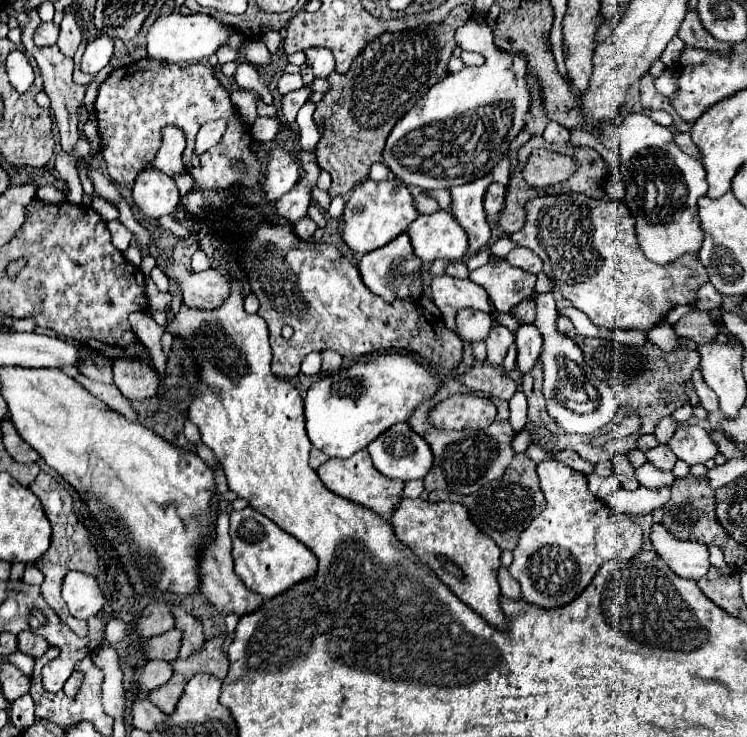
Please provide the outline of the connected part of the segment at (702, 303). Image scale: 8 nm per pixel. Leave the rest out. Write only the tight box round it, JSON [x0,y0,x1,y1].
[696,283,722,309]

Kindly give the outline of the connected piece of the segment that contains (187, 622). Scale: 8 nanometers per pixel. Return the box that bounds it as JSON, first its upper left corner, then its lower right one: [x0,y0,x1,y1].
[172,607,206,659]

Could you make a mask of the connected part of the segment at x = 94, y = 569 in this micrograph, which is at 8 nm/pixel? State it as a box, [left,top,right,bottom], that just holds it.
[30,471,98,627]

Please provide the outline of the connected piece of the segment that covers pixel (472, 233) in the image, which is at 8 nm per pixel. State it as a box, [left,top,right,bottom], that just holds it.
[450,175,492,255]

